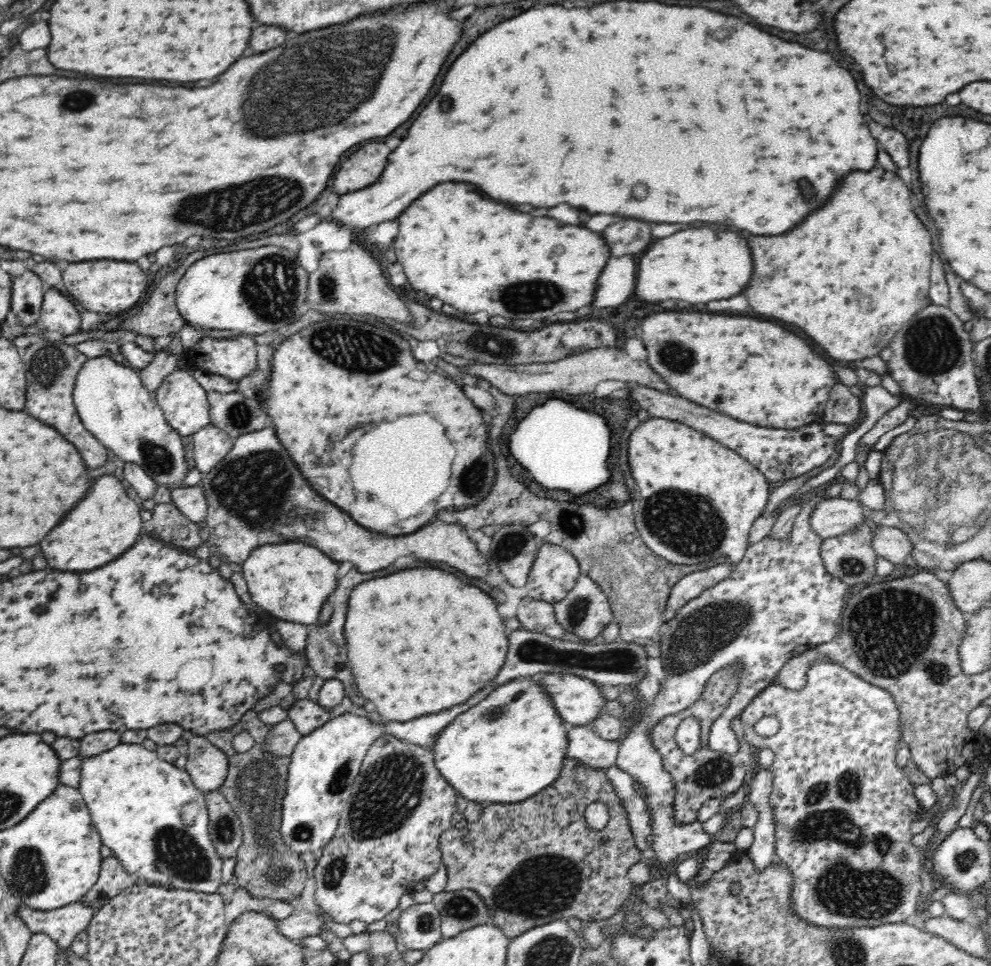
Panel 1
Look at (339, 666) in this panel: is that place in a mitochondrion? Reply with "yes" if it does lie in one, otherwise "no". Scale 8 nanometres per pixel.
no

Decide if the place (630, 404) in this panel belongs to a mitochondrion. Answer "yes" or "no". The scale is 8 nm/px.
no

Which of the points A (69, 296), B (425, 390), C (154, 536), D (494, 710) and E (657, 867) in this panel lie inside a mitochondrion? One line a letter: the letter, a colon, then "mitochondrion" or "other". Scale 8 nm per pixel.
A: other
B: other
C: other
D: mitochondrion
E: other

